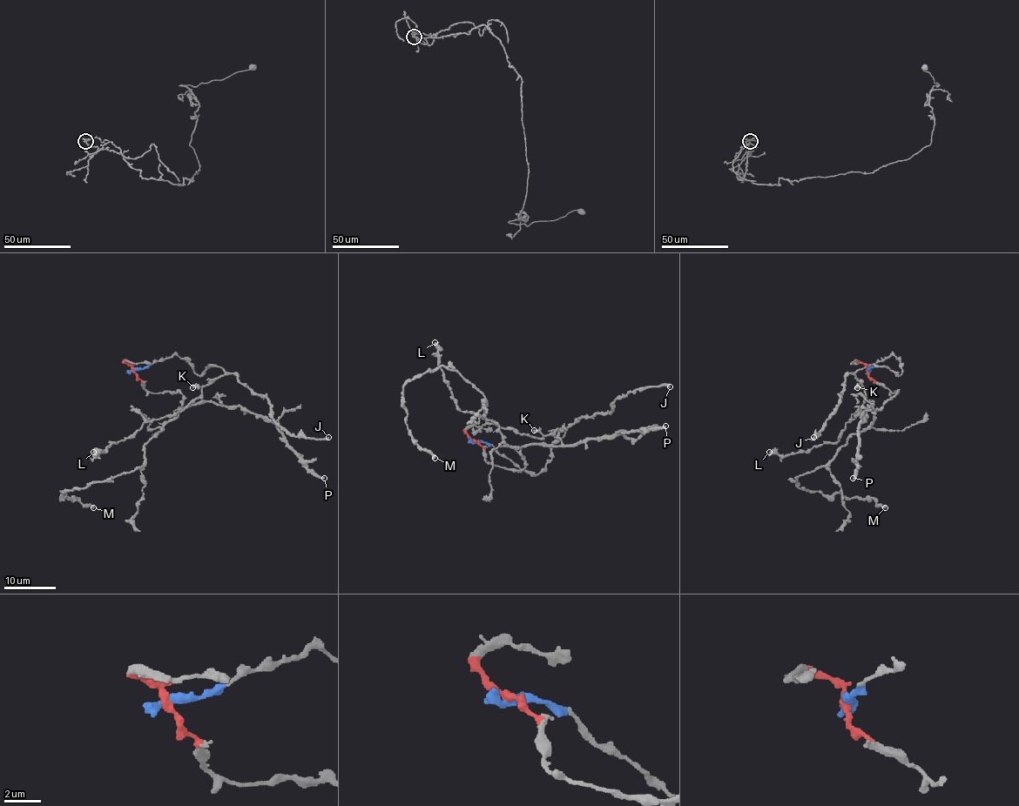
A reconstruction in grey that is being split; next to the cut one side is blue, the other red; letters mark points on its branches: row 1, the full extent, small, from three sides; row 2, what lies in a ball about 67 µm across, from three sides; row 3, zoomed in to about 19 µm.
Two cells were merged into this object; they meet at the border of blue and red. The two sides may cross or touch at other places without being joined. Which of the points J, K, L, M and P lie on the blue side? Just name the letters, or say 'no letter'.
J, K, L

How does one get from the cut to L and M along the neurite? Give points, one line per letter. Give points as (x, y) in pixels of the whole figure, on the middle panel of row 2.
L: (475, 441), (488, 443), (537, 474), (566, 428), (532, 438), (462, 412), (435, 342)
M: (475, 441), (485, 461), (524, 466), (484, 396), (436, 366), (402, 398), (408, 433), (435, 457)

